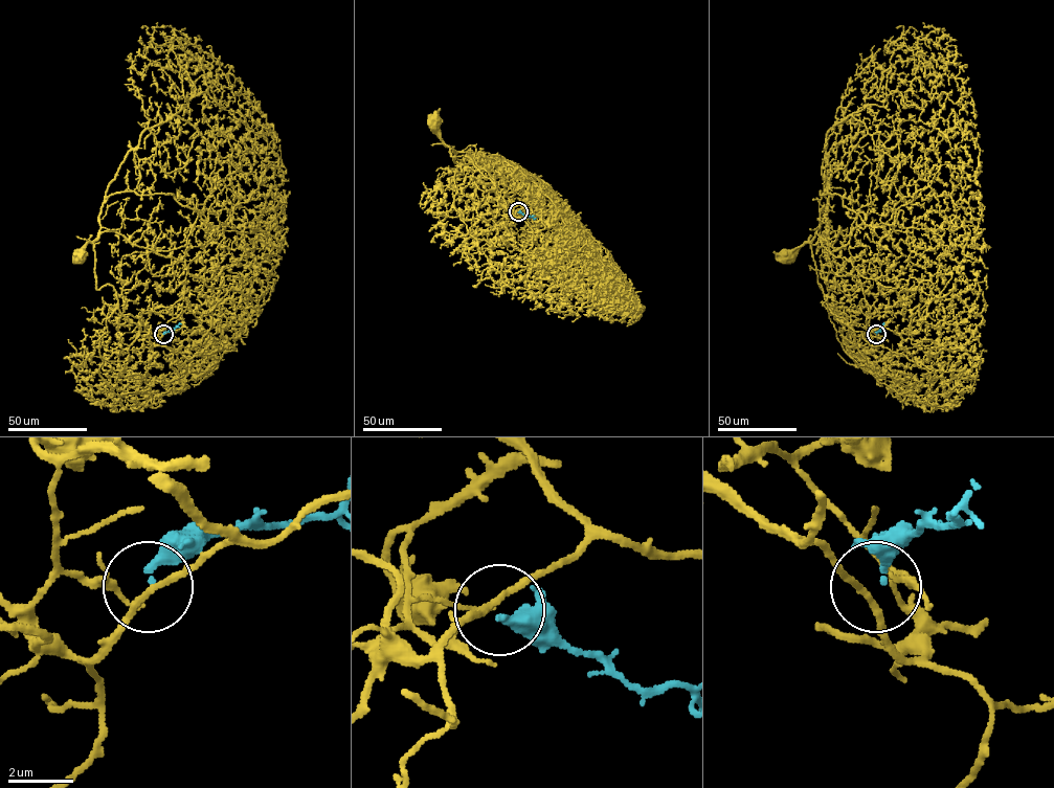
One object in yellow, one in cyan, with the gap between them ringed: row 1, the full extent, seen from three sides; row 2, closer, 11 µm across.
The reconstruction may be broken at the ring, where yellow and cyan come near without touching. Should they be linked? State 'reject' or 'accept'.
reject

